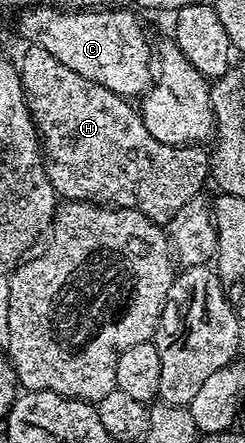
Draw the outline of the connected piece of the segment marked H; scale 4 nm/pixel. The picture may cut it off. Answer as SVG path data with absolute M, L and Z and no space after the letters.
M34 44L25 49L24 57L18 60L18 71L42 141L44 172L57 197L68 202L138 210L155 224L164 226L186 202L201 195L200 187L210 180L210 156L207 151L203 152L203 147L158 142L158 138L146 130L143 115L137 109L135 112L125 97L106 90L106 86L98 86L98 82L90 82L90 78L82 78L82 74L74 74L70 66L62 66L62 62L42 50L42 46Z

